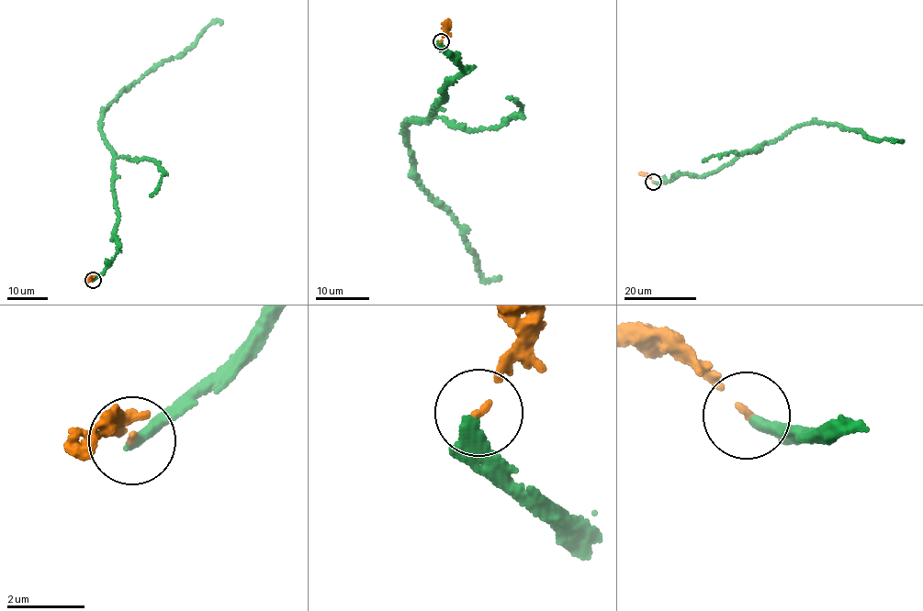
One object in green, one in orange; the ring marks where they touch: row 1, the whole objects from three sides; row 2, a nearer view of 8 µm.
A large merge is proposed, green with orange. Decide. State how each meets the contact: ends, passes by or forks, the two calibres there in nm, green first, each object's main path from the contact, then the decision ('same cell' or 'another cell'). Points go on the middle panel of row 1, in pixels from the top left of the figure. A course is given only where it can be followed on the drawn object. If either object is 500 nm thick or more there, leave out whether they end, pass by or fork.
green ends; orange ends; calibres 360 and 110 nm; course green (440, 41), (466, 72), (447, 84), (429, 117), (409, 121), (413, 175), (464, 235), (479, 275), (500, 276); course orange (440, 41), (449, 18); same cell

